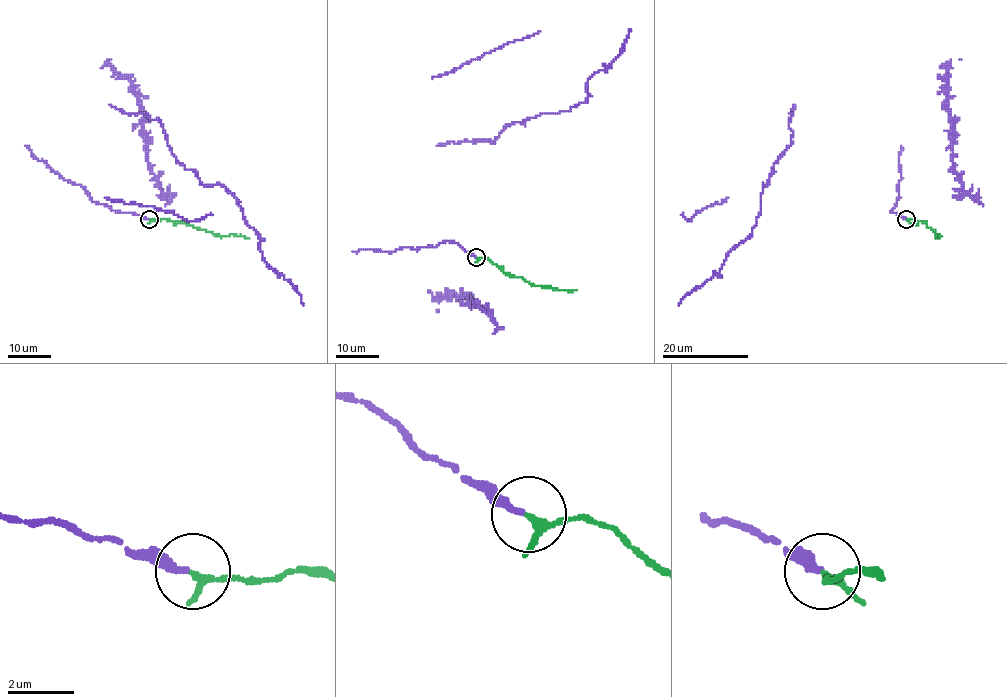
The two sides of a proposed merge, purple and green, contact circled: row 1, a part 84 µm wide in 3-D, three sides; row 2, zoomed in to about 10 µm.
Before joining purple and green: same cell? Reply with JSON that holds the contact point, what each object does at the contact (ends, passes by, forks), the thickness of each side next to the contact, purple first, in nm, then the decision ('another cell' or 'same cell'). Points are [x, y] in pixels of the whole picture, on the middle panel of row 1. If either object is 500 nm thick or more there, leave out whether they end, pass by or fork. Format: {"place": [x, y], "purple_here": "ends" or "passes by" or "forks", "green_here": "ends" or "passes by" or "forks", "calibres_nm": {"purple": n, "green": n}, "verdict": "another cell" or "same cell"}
{"place": [476, 257], "purple_here": "ends", "green_here": "passes by", "calibres_nm": {"purple": 240, "green": 170}, "verdict": "same cell"}

